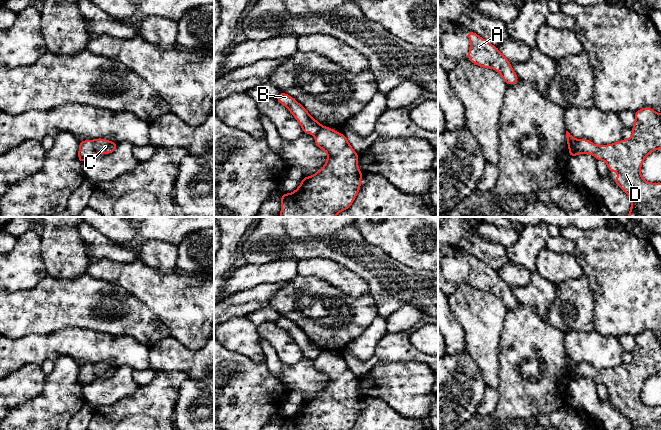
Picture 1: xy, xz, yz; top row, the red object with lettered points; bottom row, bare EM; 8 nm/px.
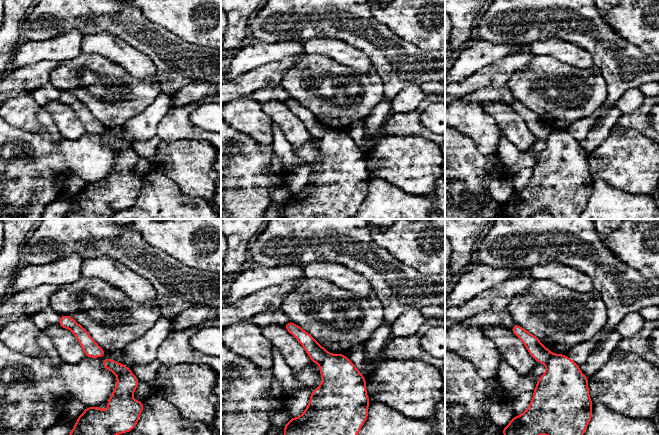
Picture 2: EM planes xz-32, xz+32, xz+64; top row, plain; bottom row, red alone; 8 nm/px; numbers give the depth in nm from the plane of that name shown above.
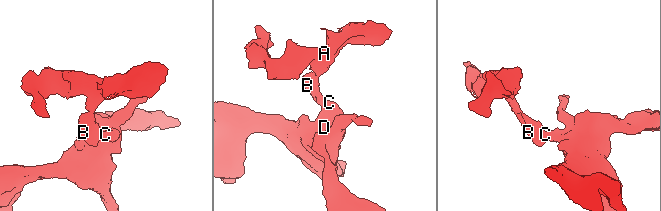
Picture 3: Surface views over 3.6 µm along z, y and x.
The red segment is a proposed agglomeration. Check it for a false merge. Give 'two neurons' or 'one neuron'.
two neurons

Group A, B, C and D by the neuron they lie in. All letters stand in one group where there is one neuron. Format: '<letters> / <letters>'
A B / C D

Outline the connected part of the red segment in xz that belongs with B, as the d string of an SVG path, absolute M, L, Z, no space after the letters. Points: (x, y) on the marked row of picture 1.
M281 92L276 100L283 106L287 107L295 119L299 122L303 133L316 135L323 127L318 121L316 121L307 110L299 104L294 98L286 93Z

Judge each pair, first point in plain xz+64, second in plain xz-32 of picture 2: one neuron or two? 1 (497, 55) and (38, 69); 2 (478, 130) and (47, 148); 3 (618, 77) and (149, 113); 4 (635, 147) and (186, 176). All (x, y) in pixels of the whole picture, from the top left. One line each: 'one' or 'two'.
1: two
2: two
3: two
4: one

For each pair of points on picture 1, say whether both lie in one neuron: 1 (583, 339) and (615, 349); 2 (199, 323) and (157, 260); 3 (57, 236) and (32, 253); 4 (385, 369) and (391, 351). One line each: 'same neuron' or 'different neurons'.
1: same neuron
2: different neurons
3: different neurons
4: different neurons

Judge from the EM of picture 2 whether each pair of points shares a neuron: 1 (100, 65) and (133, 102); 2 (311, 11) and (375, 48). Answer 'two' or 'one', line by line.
1: one
2: one

